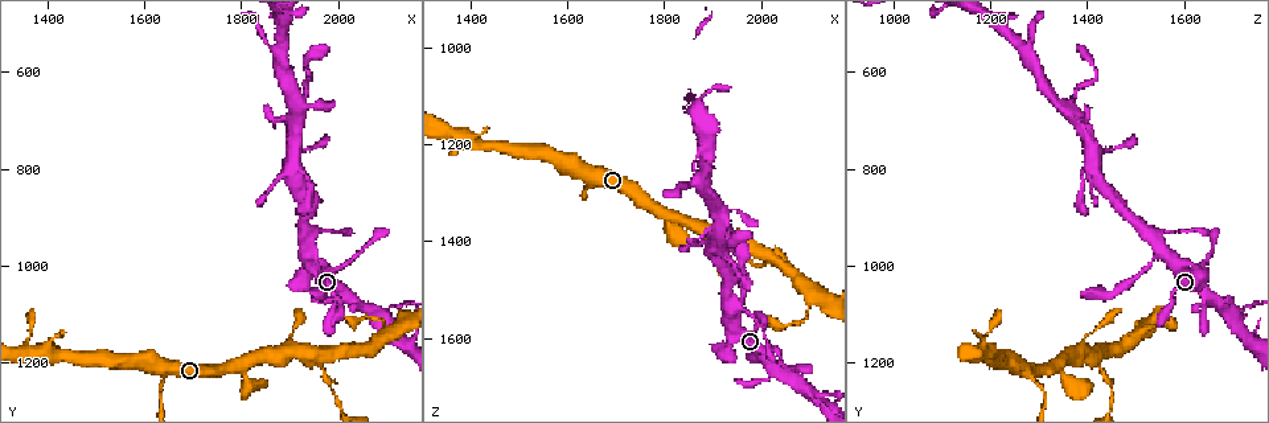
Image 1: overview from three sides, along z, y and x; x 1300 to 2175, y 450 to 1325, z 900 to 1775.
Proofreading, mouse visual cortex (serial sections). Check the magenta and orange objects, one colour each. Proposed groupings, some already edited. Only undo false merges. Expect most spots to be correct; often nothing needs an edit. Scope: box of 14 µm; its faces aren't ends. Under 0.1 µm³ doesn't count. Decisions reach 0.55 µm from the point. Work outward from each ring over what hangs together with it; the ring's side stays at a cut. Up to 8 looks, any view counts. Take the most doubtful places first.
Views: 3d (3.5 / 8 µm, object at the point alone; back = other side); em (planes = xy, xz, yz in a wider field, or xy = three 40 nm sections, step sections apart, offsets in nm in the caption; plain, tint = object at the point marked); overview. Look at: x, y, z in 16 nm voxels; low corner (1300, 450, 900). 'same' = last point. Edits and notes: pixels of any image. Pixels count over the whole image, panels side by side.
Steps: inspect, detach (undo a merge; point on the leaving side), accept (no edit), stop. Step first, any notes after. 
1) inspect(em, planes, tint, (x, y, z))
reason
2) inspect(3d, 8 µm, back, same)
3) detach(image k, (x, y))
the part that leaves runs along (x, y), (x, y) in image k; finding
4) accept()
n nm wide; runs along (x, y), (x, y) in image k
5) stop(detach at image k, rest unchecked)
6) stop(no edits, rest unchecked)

inspect(3d, 8 µm, (1960, 1200, 1425))
a fork

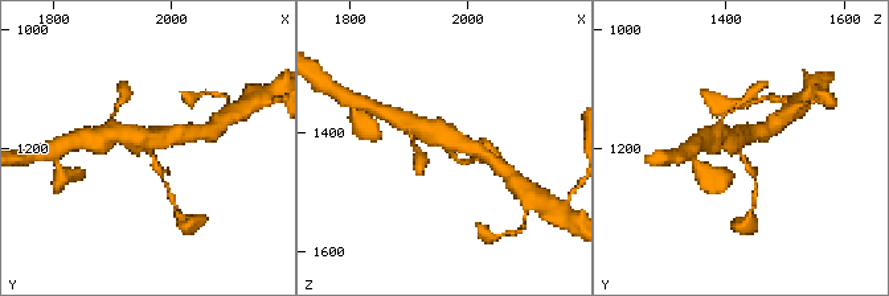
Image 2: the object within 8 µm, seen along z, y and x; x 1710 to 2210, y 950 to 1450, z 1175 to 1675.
inspect(em, planes, tint, (1965, 1200, 1420))
3 arms; arms of 200, 400, 600 nm

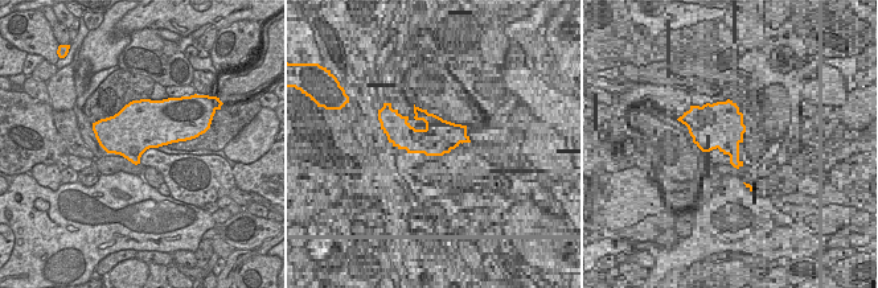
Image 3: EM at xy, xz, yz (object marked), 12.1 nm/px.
accept()
runs along (412, 124), (422, 126), (482, 152) in image 2; all the same cell

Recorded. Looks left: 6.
inspect(3d, 3.5 µm, (1940, 970, 1565))
three-way junction

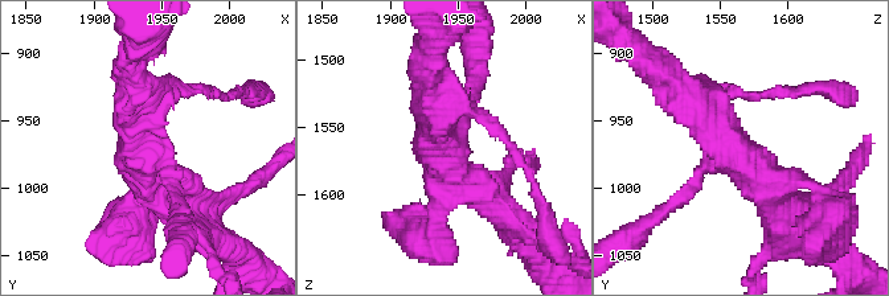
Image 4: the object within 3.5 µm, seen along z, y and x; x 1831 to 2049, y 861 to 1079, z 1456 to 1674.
inspect(em, xy, step 1, tint, (1936, 970, 1558))
3 arms; arms of 150, 300, 450 nm; need the tissue

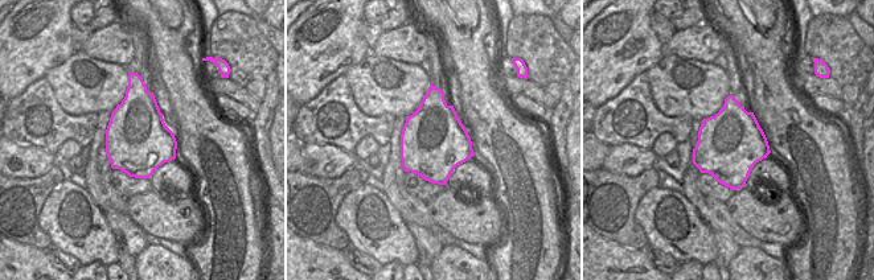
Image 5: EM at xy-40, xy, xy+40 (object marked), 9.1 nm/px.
accept()
600 nm wide; runs along (783, 209), (773, 185), (671, 83) in image 4; one cell here

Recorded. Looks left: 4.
inspect(3d, 3.5 µm, (2100, 1130, 1710))
sudden change in width

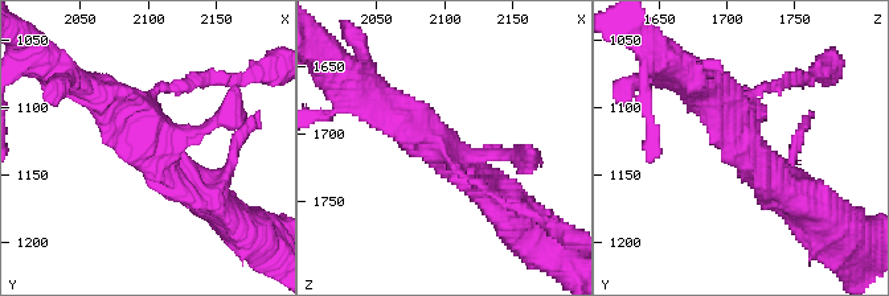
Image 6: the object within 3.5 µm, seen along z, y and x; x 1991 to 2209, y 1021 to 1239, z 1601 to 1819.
inspect(em, xy, step 1, tint, (2100, 1130, 1712))
4 arms; arms of 150, 150, 350, 400 nm; now the EM

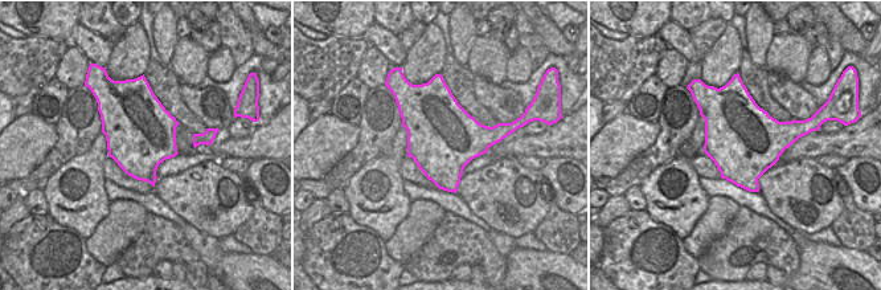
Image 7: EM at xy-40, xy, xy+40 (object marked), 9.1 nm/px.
inspect(em, xy, step 2, tint, same)

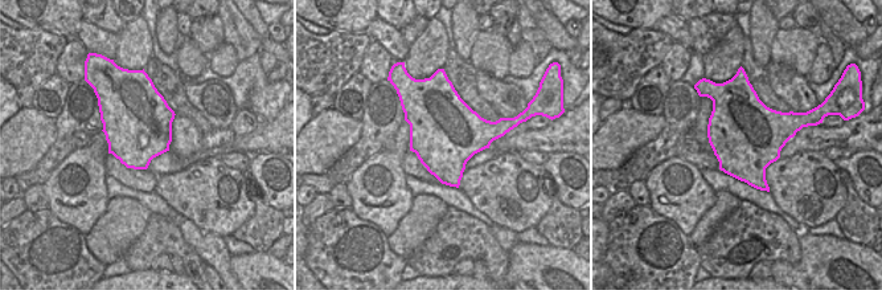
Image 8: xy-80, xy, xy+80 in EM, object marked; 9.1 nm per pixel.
accept()
runs along (94, 90), (204, 196) in image 6; one cell here

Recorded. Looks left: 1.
stop(no edits, rest unchecked)

